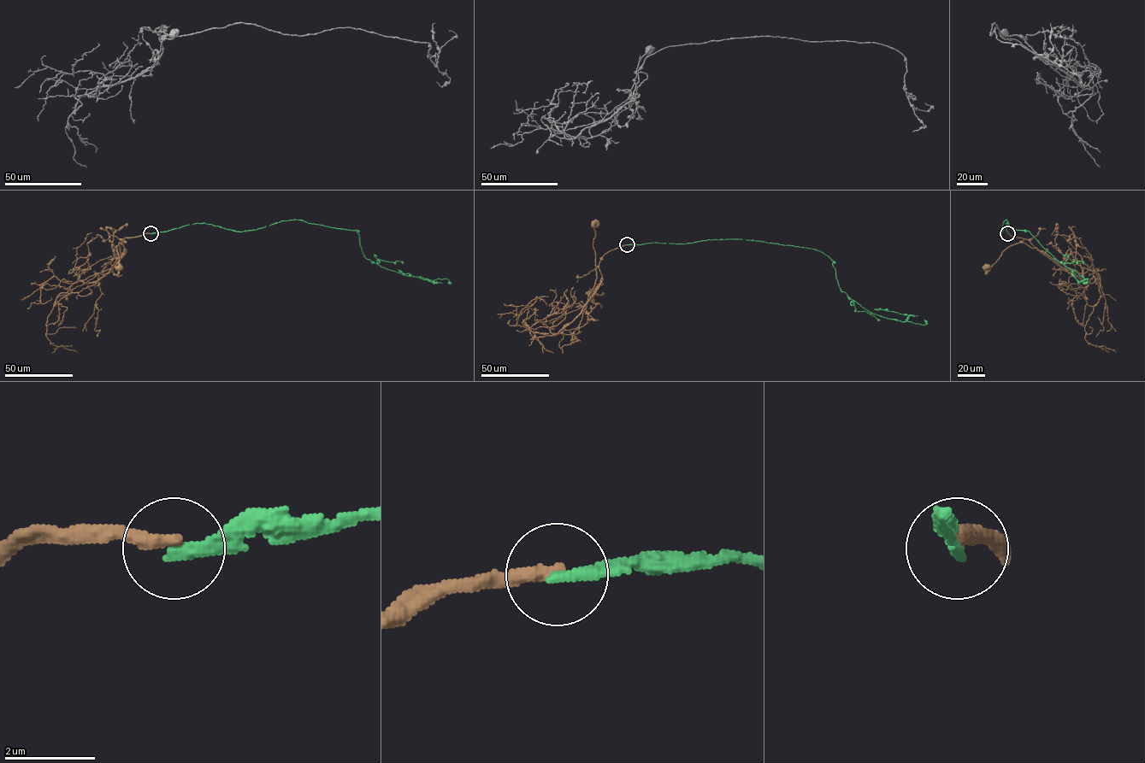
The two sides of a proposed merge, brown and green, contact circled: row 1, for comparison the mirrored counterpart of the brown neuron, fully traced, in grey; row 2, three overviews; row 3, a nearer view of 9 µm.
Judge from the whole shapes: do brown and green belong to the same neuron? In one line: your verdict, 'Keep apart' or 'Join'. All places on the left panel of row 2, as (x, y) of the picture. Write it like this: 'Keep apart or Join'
Keep apart

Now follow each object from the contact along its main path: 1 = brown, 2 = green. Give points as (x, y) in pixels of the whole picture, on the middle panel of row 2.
1: (627, 245), (610, 250), (601, 258), (599, 267), (600, 283), (588, 300), (597, 278), (593, 244), (594, 223)
2: (627, 245), (739, 239), (817, 249), (832, 261), (847, 296), (881, 316), (905, 321), (908, 316), (874, 309)

